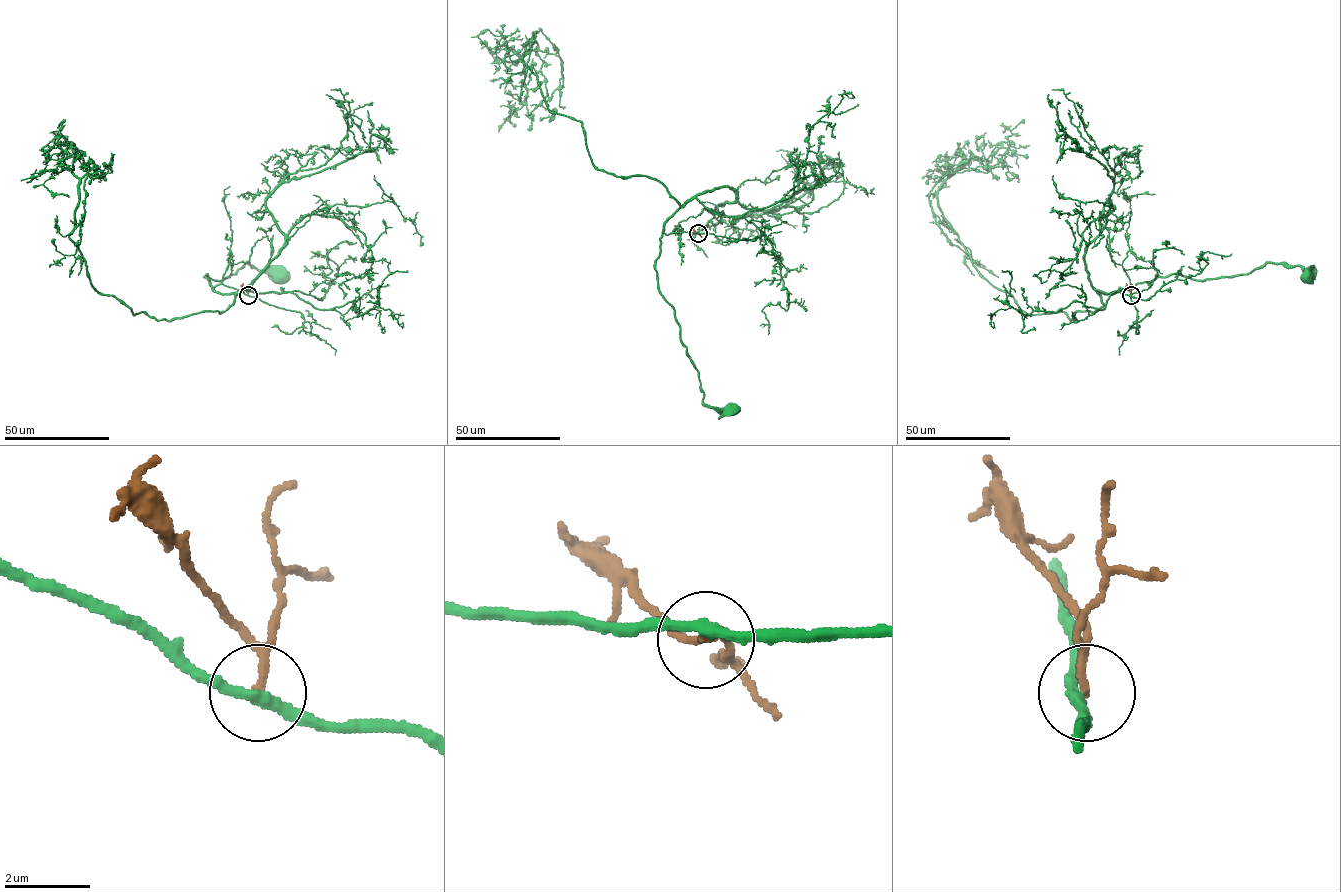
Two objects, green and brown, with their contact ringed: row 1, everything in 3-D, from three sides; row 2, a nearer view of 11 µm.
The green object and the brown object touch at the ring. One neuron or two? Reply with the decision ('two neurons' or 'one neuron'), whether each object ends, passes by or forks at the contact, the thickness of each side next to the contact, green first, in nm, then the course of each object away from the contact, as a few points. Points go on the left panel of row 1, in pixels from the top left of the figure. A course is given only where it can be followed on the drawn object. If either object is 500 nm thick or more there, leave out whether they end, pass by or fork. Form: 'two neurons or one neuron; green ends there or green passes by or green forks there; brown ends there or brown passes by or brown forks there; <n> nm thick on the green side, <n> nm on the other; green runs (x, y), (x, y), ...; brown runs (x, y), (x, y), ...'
two neurons; green passes by; brown passes by; 260 nm thick on the green side, 130 nm on the other; green runs (248, 295), (222, 284), (212, 289), (205, 277), (207, 274), (221, 280), (247, 263), (283, 277); brown runs (248, 295), (243, 283)

